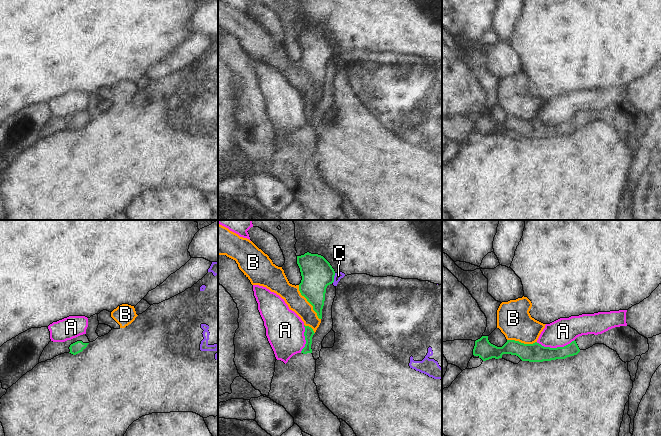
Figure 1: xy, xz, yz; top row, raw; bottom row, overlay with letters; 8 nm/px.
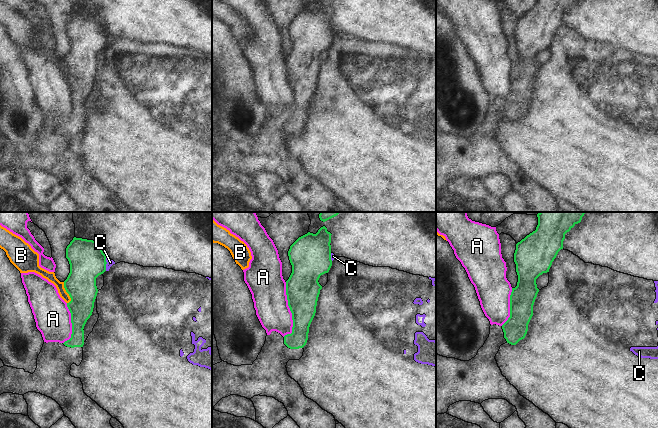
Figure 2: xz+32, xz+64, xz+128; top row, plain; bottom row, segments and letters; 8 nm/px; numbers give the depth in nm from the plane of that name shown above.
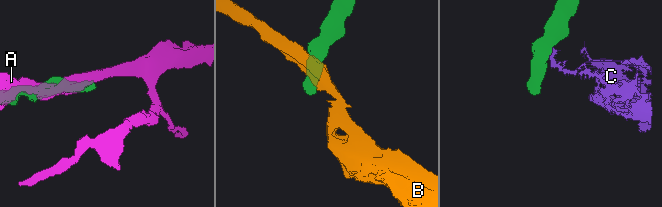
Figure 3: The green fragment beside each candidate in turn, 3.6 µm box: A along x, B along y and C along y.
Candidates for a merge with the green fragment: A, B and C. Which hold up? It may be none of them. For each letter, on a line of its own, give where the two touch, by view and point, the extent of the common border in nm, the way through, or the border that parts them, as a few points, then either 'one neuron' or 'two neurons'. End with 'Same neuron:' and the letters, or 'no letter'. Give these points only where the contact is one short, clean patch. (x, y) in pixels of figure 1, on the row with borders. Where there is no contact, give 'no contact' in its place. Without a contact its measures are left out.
A: meets green in yz at (555, 348); contact 320 nm long; two neurons
B: meets green in xz at (308, 301); contact 340 nm long; two neurons
C: meets green in xz at (333, 278); contact 80 nm long; border along xz (335, 273), (332, 282); two neurons
Same neuron: no letter

